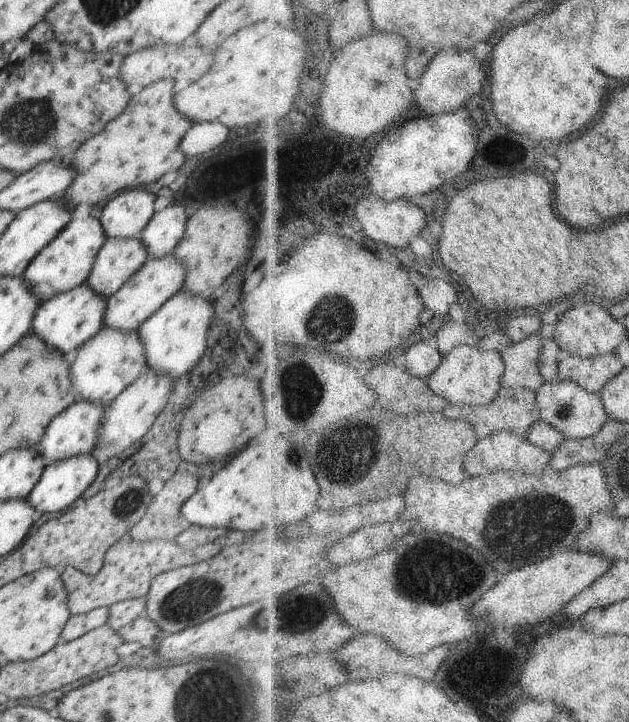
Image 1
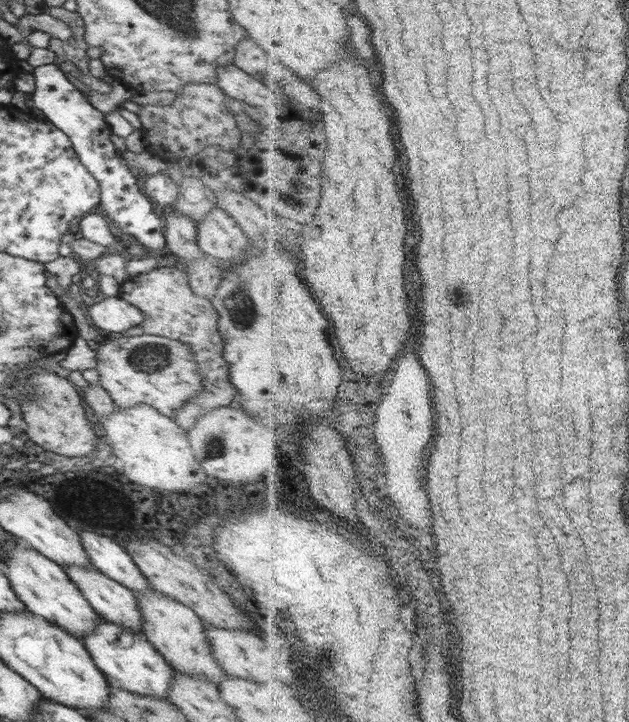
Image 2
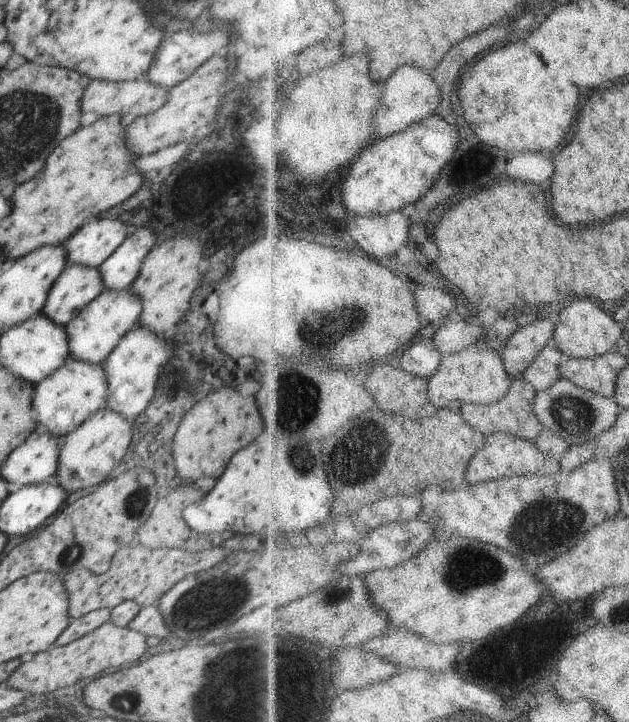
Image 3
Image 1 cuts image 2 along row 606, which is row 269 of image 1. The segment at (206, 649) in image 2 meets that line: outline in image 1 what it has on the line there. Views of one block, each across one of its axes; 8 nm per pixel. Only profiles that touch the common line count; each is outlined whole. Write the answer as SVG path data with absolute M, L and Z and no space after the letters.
M174 254L162 258L148 258L138 272L134 273L118 292L111 294L108 298L104 326L123 331L138 330L139 326L146 322L171 296L180 292L188 272L187 266Z

